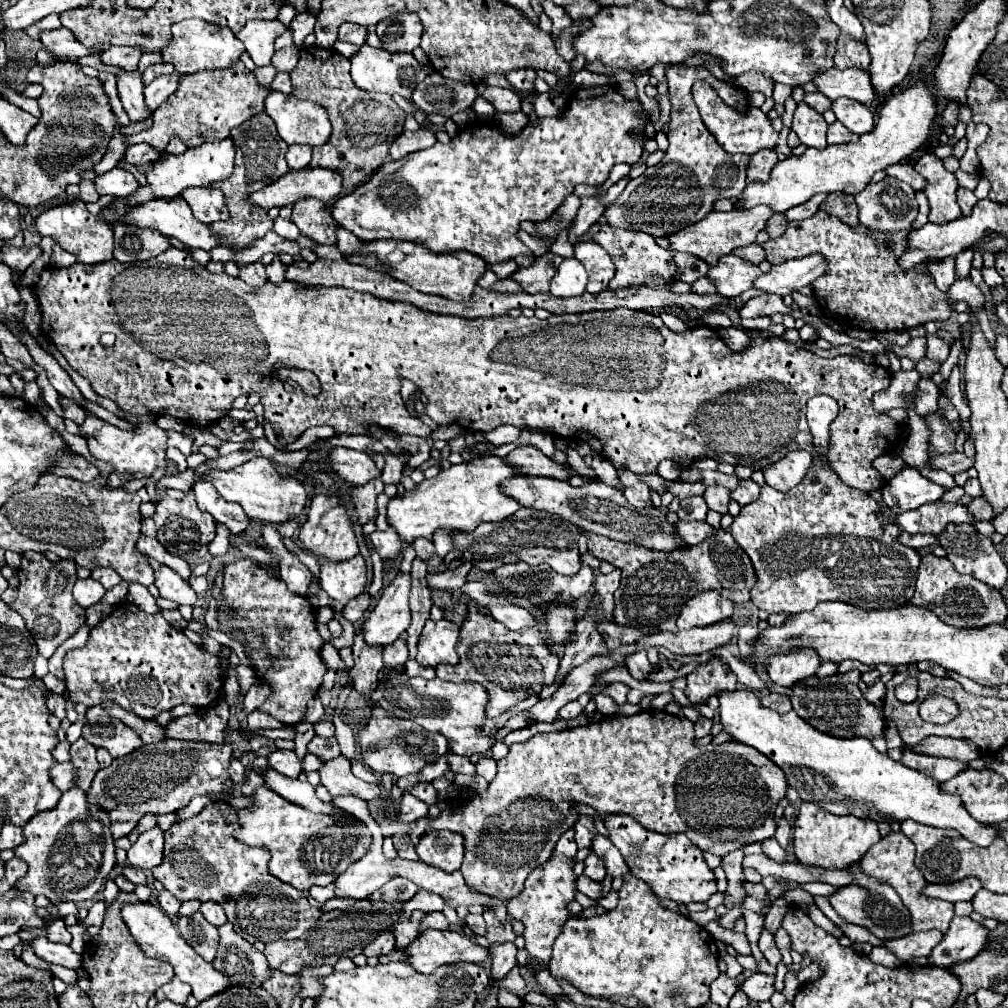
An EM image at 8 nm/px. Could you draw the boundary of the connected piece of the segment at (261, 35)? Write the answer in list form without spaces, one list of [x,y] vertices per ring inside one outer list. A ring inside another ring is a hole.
[[[250,21],[244,25],[244,29],[236,35],[244,45],[248,55],[258,67],[270,65],[270,59],[274,55],[274,41],[286,31],[286,27],[276,21]]]

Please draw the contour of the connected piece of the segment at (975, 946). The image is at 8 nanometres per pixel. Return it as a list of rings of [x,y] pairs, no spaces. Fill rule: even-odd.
[[[954,917],[942,941],[928,955],[928,965],[950,967],[954,963],[972,959],[978,951],[982,951],[986,935],[988,929],[980,923],[974,923],[970,917]]]

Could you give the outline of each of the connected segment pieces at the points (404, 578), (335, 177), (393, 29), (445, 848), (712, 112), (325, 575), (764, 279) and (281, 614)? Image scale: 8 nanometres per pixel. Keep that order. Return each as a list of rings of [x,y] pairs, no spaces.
[[[398,573],[382,591],[376,607],[362,623],[364,639],[370,647],[392,645],[410,625],[410,575]]]
[[[304,167],[298,171],[288,171],[282,179],[270,187],[250,195],[250,201],[258,203],[262,209],[284,207],[296,203],[298,199],[316,197],[320,201],[330,201],[342,193],[342,175],[332,169]]]
[[[400,13],[396,19],[384,19],[376,25],[376,33],[390,53],[414,51],[424,33],[422,21],[414,13]]]
[[[450,830],[424,835],[416,845],[420,861],[446,873],[458,871],[464,859],[464,839]]]
[[[696,81],[692,87],[692,95],[694,101],[698,105],[700,117],[704,121],[704,125],[708,127],[708,131],[716,137],[716,141],[724,147],[724,151],[728,153],[744,153],[744,155],[754,155],[760,149],[772,149],[778,141],[778,133],[772,129],[770,119],[758,109],[758,107],[748,107],[744,113],[736,111],[734,107],[726,105],[718,93],[706,83],[706,81]]]
[[[356,555],[346,563],[322,563],[320,585],[332,599],[344,605],[350,599],[362,595],[368,585],[368,575],[362,555]]]
[[[808,255],[802,259],[790,259],[786,263],[774,265],[768,273],[762,273],[758,279],[754,279],[752,287],[784,297],[800,287],[810,285],[814,279],[822,277],[824,271],[826,261],[822,261],[822,255]]]
[[[248,557],[224,567],[224,597],[226,609],[240,613],[218,613],[218,631],[228,635],[242,631],[240,641],[252,669],[272,689],[272,695],[258,709],[288,727],[300,723],[306,703],[316,697],[328,669],[320,657],[324,639],[316,631],[316,611],[308,597],[292,593],[280,577],[270,575],[266,567],[258,567]]]

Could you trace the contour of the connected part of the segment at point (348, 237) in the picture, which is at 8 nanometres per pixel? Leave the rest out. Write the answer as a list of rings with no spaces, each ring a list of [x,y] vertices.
[[[338,229],[338,243],[336,245],[346,255],[352,255],[354,251],[360,251],[360,247],[362,247],[362,243],[356,239],[356,235],[346,229]]]

